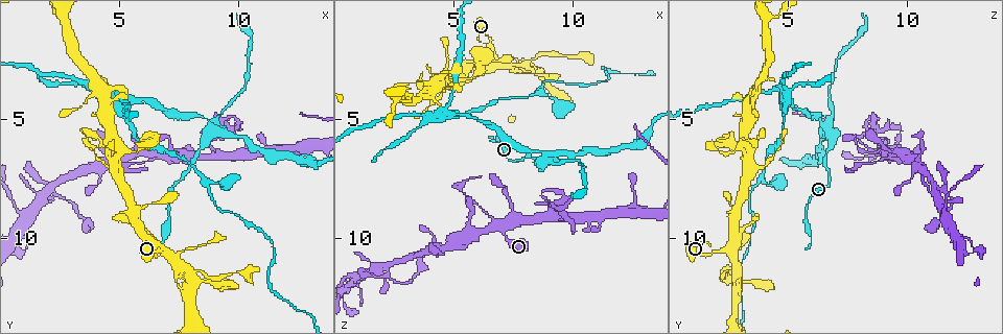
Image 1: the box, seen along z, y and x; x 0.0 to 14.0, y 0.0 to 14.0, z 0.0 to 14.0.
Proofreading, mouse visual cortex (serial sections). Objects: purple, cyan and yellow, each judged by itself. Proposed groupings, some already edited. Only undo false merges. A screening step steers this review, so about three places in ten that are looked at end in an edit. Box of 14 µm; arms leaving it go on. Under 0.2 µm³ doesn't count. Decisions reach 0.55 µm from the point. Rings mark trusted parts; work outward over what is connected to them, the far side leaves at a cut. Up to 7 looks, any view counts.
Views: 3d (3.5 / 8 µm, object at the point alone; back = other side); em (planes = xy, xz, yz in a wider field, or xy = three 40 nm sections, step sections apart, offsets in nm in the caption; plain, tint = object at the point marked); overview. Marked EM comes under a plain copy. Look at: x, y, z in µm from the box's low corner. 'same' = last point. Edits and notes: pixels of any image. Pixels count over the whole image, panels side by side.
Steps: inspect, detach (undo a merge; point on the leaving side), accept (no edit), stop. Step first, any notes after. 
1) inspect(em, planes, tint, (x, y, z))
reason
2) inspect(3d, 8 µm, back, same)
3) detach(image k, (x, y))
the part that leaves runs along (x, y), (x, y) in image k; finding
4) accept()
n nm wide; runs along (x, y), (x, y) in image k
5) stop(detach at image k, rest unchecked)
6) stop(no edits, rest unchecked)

inspect(3d, 3.5 µm, (9.0, 6.5, 9.1))
three arms meet

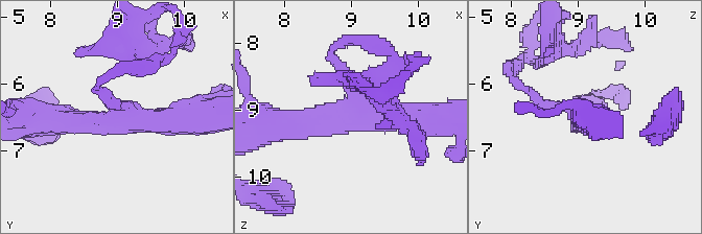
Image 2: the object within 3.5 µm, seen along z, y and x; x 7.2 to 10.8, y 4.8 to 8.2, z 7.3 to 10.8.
inspect(em, xy, step 2, tint, (9.10, 6.55, 9.10))

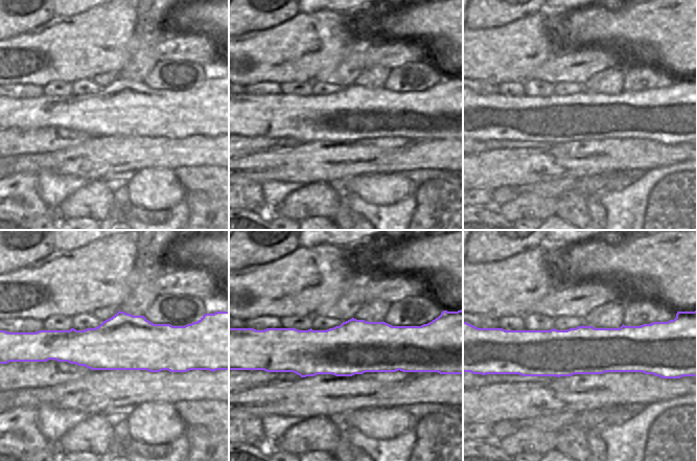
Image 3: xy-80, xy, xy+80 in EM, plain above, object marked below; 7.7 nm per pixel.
inspect(em, xy, step 1, tint, same)

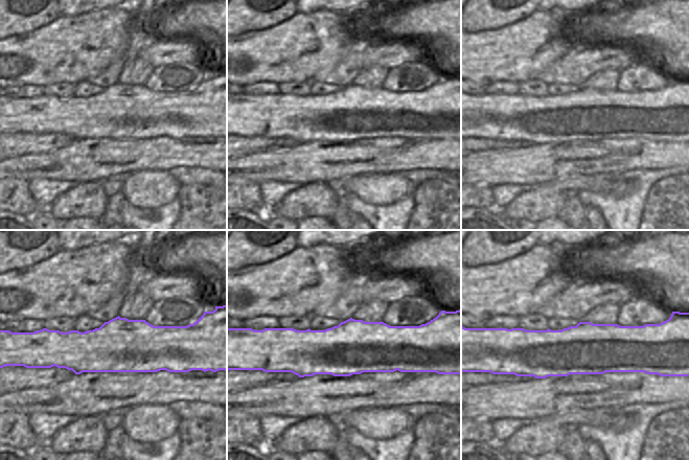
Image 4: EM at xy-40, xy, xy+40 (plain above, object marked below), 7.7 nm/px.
accept()
420 nm wide; runs along (286, 127), (354, 117), (427, 117) in image 2; one cell here

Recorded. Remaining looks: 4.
inspect(3d, 8 µm, (8.9, 5.4, 6.8))
three arms meet

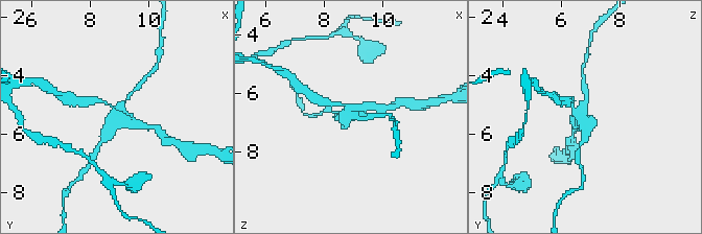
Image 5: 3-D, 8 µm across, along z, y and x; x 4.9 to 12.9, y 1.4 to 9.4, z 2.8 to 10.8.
inspect(3d, 3.5 µm, back, (8.9, 5.5, 6.7))
zoom in

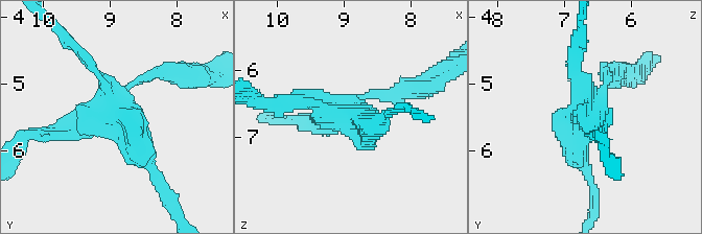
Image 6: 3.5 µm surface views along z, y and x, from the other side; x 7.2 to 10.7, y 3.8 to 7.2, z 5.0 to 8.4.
inspect(em, xy, step 3, tint, (8.85, 5.40, 6.70))
need the tissue

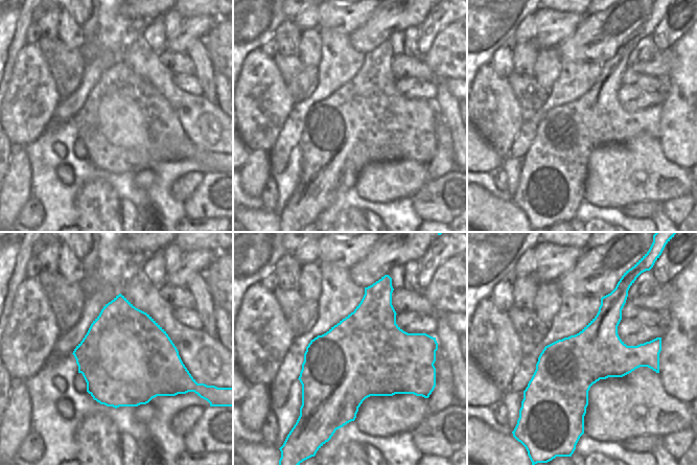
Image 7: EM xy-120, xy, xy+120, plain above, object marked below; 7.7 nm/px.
detach(image 6, (280, 99))
the part that leaves runs along (359, 98), (424, 87), (446, 71) in image 6; a second cell is stuck on

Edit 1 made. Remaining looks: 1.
stop(detach at image 6, rest unchecked)

